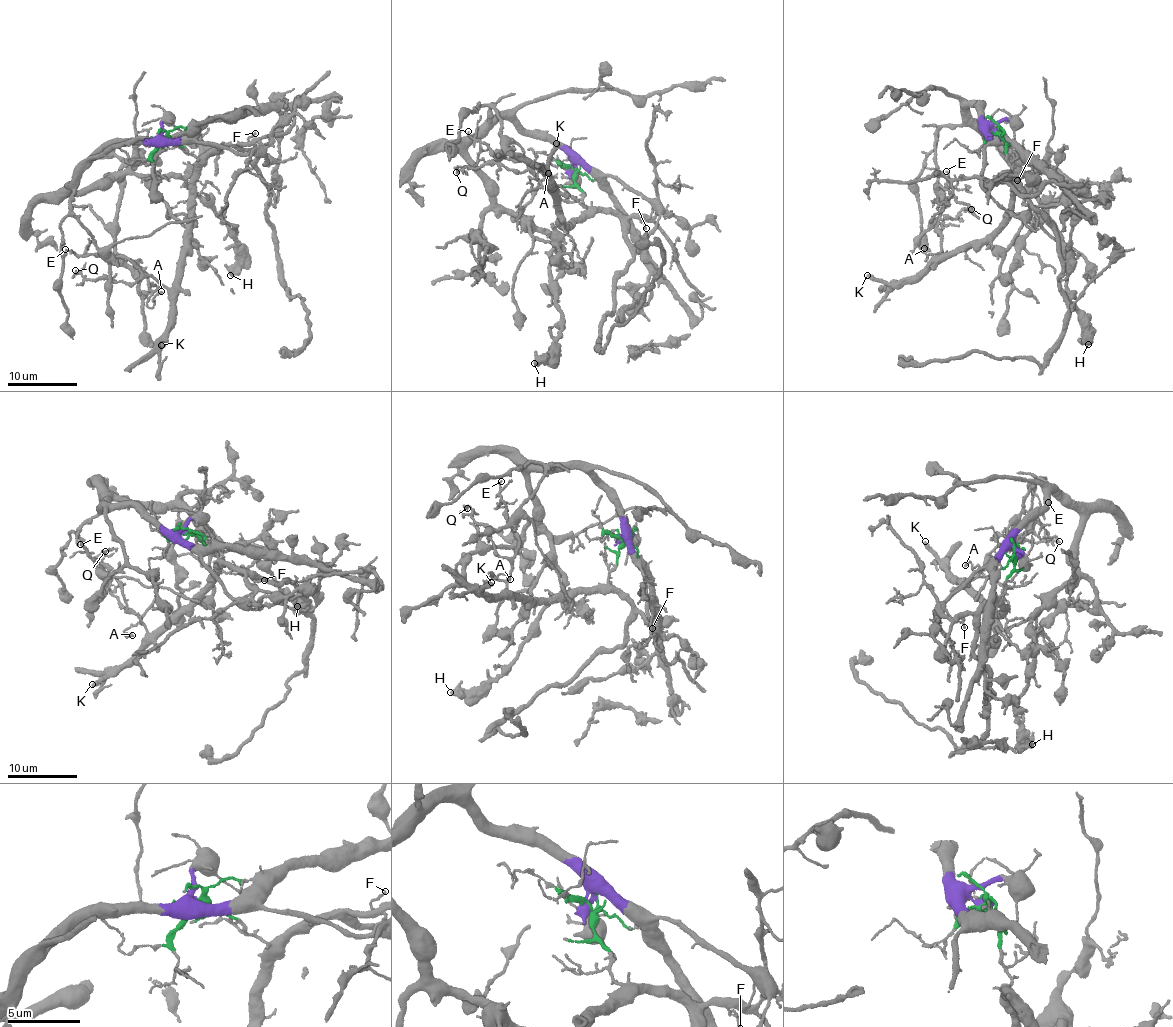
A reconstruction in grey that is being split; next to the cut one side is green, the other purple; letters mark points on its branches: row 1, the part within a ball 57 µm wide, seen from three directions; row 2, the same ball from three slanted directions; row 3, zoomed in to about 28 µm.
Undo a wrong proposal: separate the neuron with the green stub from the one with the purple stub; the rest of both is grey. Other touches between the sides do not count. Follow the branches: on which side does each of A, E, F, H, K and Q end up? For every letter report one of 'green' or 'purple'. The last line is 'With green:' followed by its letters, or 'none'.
A: green
E: green
F: green
H: purple
K: green
Q: green
With green: A, E, F, K, Q

